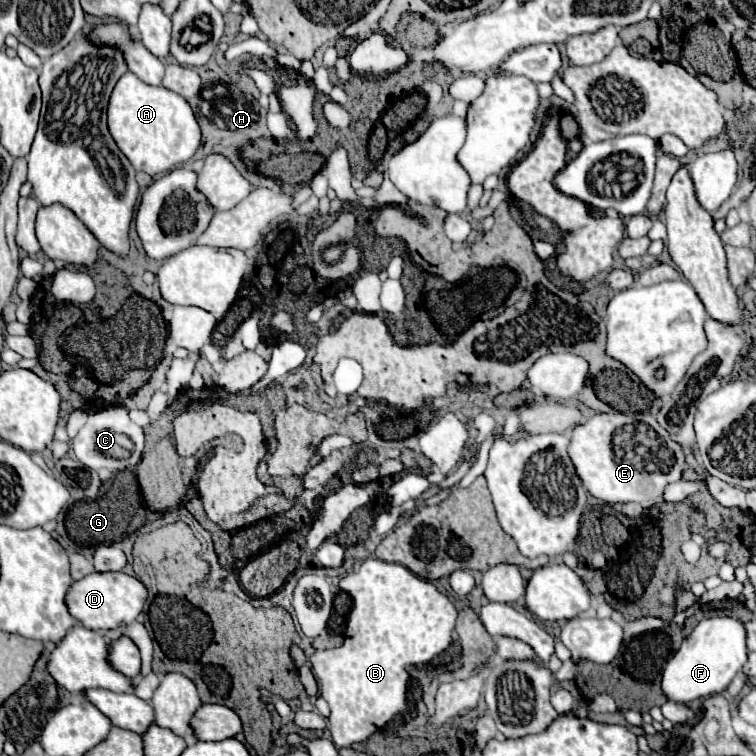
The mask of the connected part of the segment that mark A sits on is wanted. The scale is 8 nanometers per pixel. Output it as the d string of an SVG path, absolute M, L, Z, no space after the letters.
M125 72L113 88L107 110L109 132L135 170L157 176L187 162L201 144L201 130L185 98L163 86L149 86Z

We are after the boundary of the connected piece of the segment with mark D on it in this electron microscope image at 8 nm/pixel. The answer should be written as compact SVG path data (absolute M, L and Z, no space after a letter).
M93 572L79 582L73 582L73 586L67 592L67 608L69 612L91 630L111 630L125 624L135 622L135 618L141 614L147 600L147 588L145 584L129 576L125 572Z

